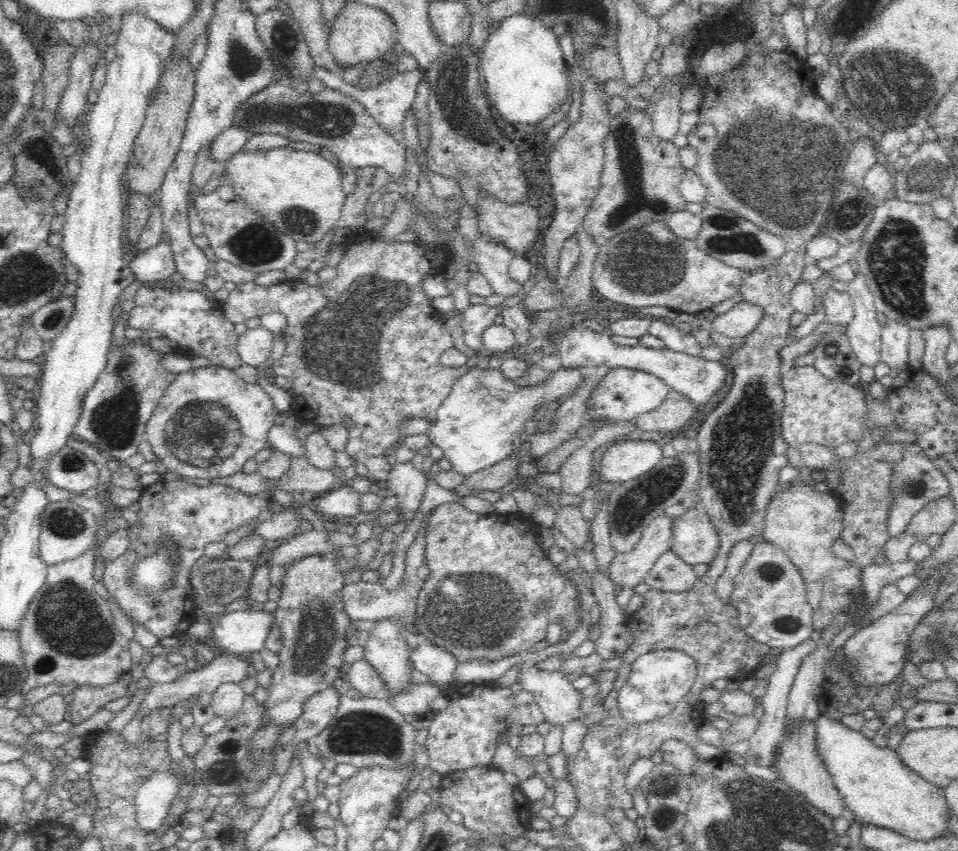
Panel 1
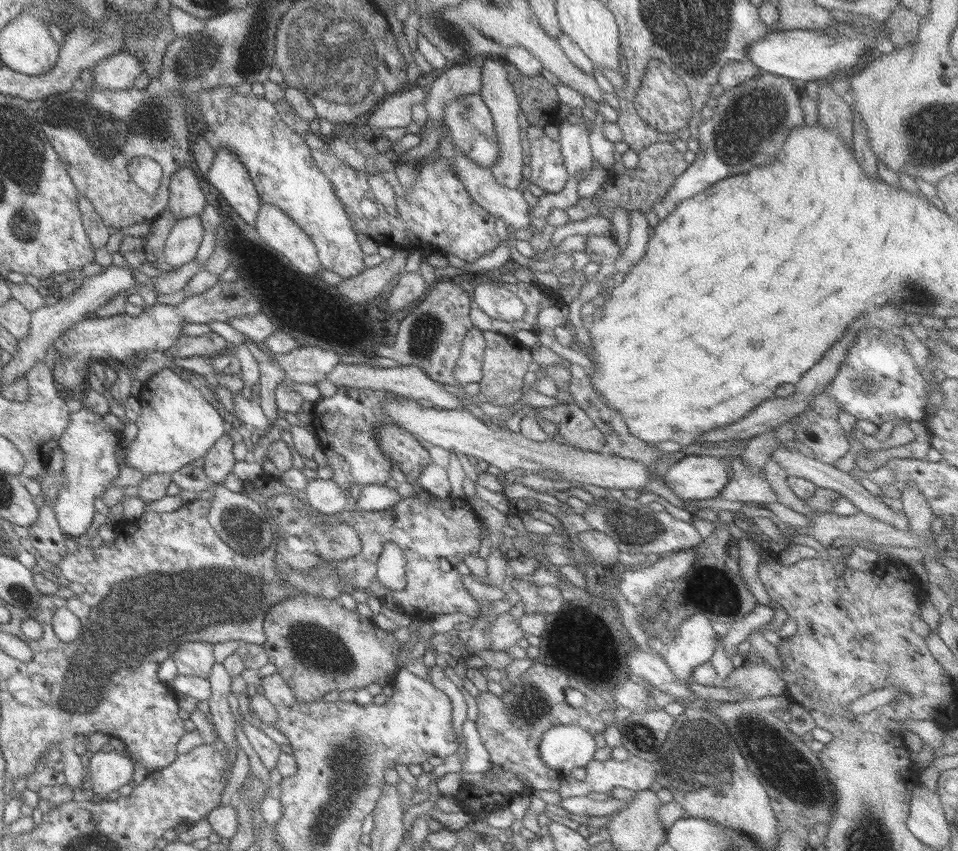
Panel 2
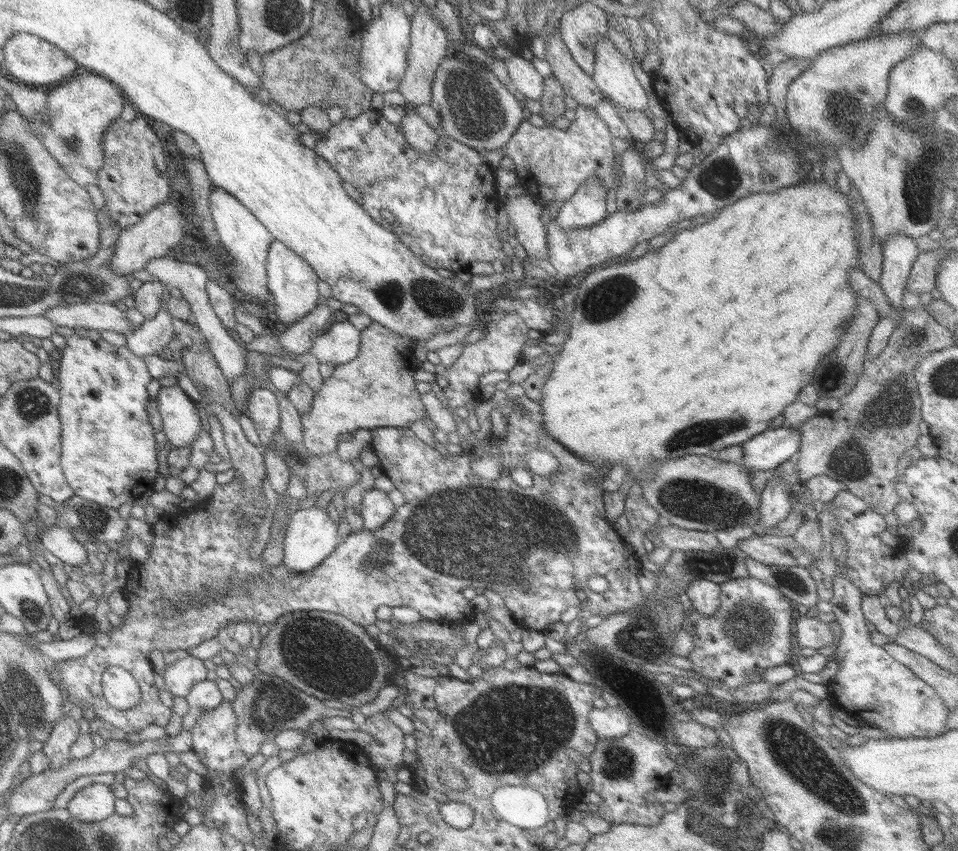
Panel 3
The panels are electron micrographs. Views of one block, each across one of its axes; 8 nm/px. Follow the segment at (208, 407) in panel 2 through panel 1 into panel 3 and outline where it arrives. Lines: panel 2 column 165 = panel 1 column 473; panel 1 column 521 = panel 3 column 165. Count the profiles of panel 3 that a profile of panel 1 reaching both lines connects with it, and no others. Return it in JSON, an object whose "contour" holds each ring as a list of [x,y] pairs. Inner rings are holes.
{"contour":[[[177,384],[162,386],[155,401],[171,449],[190,446],[203,430],[192,398]]]}

